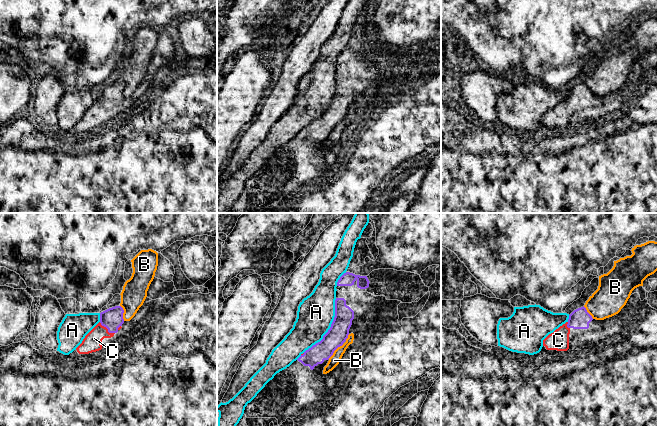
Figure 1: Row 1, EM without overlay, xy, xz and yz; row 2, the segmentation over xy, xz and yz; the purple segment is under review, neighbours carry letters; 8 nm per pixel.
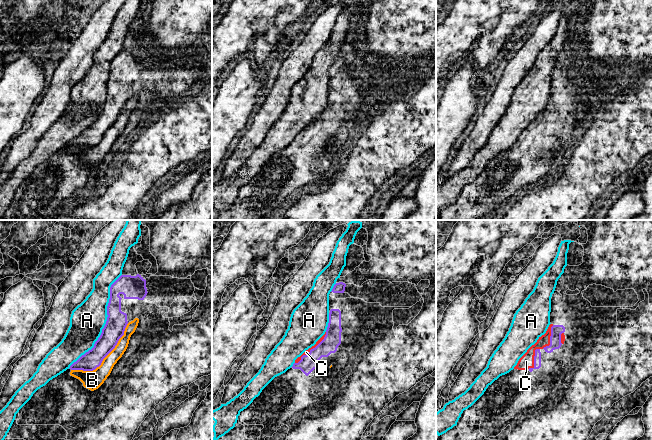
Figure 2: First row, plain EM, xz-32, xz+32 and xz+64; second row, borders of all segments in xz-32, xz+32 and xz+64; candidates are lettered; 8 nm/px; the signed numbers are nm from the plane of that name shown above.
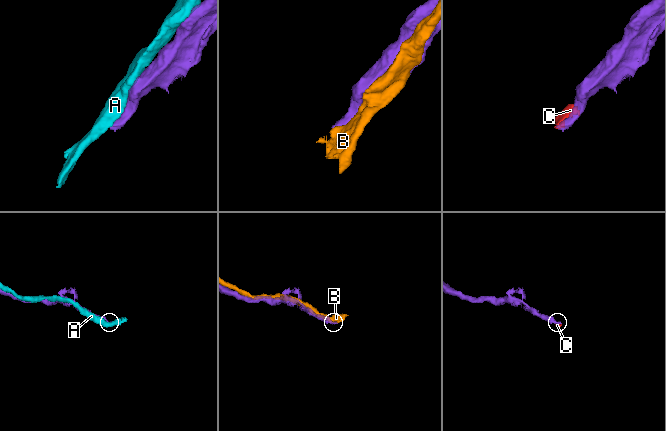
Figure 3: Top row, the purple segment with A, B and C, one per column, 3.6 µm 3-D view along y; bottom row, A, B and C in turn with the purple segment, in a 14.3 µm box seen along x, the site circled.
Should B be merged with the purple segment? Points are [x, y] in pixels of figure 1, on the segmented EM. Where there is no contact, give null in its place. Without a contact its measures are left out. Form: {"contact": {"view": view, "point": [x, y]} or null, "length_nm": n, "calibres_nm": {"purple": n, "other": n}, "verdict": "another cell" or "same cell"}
{"contact": {"view": "xz", "point": [335, 349]}, "length_nm": 170, "calibres_nm": {"purple": 160, "other": 90}, "verdict": "another cell"}

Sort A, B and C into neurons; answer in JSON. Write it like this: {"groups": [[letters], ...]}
{"groups": [["A"], ["B"], ["C"]]}

